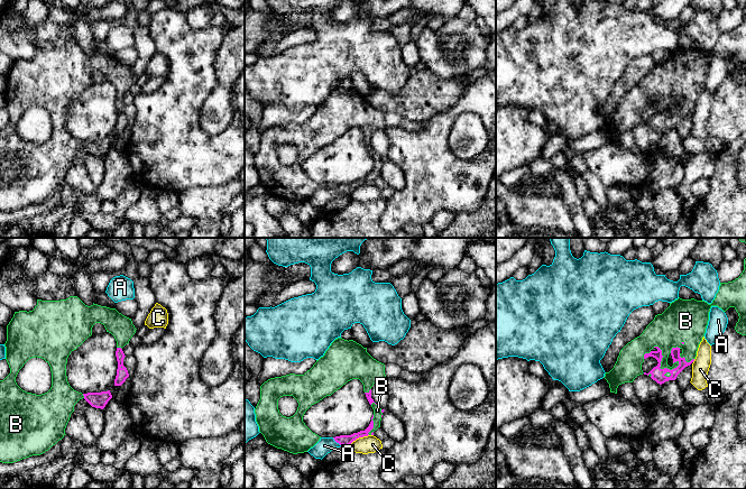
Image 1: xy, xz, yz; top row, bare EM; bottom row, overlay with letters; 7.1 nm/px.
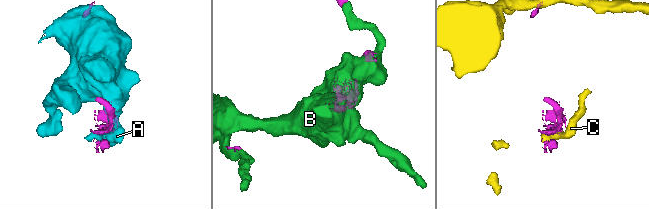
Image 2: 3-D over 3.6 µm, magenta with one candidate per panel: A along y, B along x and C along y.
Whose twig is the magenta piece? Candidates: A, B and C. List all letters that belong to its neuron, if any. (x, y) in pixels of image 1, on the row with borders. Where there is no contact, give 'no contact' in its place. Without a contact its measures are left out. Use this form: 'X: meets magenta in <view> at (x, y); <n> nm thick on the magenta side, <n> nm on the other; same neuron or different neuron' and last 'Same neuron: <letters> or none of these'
A: meets magenta in xz at (340, 444); 80 nm thick on the magenta side, 110 nm on the other; different neuron
B: meets magenta in yz at (660, 363); 90 nm thick on the magenta side, 260 nm on the other; same neuron
C: meets magenta in xz at (357, 437); 80 nm thick on the magenta side, 130 nm on the other; different neuron
Same neuron: B

